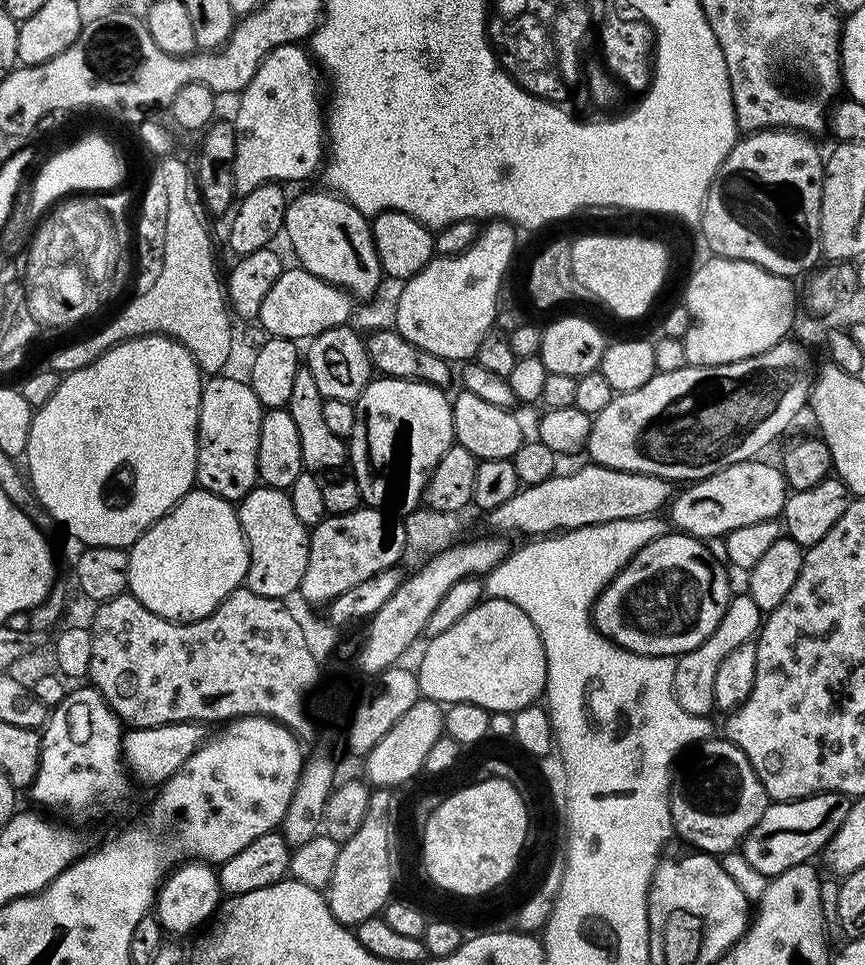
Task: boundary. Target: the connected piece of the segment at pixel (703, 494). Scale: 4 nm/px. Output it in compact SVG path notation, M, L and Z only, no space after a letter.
M753 458L743 460L734 466L726 466L718 470L718 474L706 477L705 480L698 480L687 485L685 492L677 491L670 501L672 508L673 529L681 533L695 536L697 538L709 538L708 536L717 536L723 538L729 532L738 530L738 526L750 526L754 522L763 520L776 520L783 513L784 503L787 502L790 489L788 483L784 480L784 473L779 467L772 464L763 464L763 459Z

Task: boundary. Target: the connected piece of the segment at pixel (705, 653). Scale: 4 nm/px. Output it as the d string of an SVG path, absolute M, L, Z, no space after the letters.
M747 594L733 595L726 606L726 614L722 614L722 622L718 622L714 634L710 634L706 642L702 642L694 650L685 652L676 660L672 693L674 698L678 698L678 706L682 706L686 714L708 716L713 711L714 677L718 675L718 666L722 663L722 658L726 658L730 650L749 643L759 633L761 627L762 613L758 606L754 606L754 598Z

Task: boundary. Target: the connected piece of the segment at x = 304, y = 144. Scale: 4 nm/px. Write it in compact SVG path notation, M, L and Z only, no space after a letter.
M278 46L262 58L254 78L239 93L232 181L240 196L263 184L304 180L321 171L326 156L326 108L320 104L318 65L307 47Z

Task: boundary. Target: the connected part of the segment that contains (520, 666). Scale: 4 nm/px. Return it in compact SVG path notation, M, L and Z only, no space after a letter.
M491 598L481 599L480 603L474 606L474 610L470 610L470 614L466 614L466 618L461 618L459 622L454 622L454 626L450 626L450 630L446 630L442 634L431 637L427 642L429 644L425 646L424 653L420 656L420 668L417 667L415 669L416 680L420 683L420 694L423 699L435 700L444 706L454 704L482 706L490 714L494 712L510 712L514 714L526 706L537 703L537 701L544 696L544 687L546 686L546 678L548 677L546 650L542 646L542 638L534 626L534 622L530 622L530 618L527 614L518 606L514 606L514 602L493 600Z

